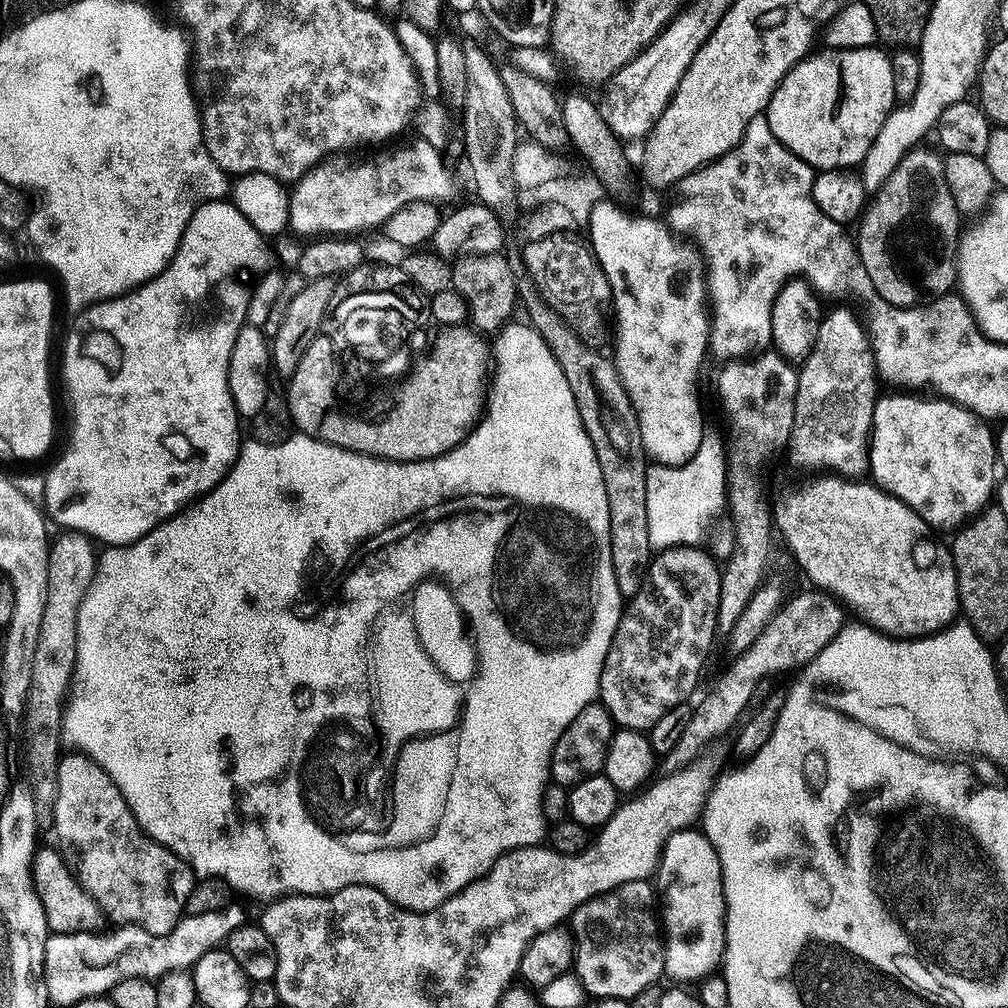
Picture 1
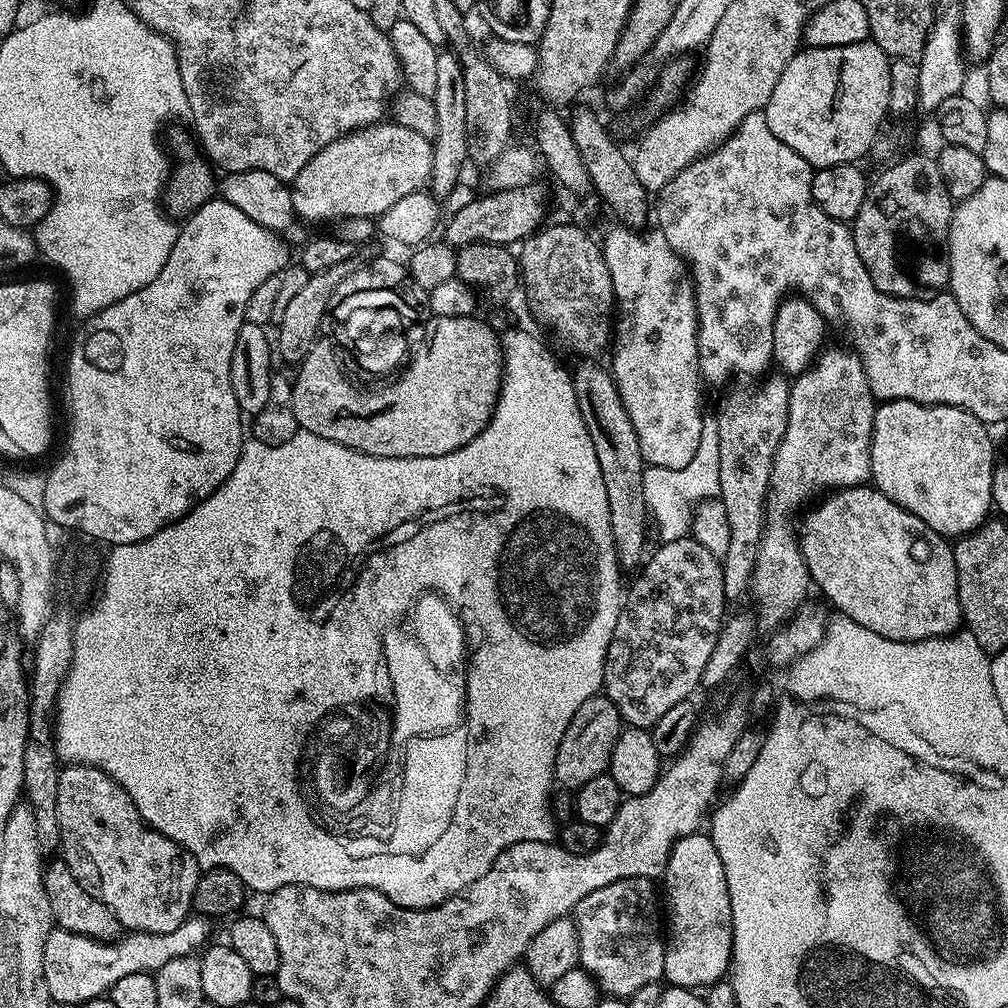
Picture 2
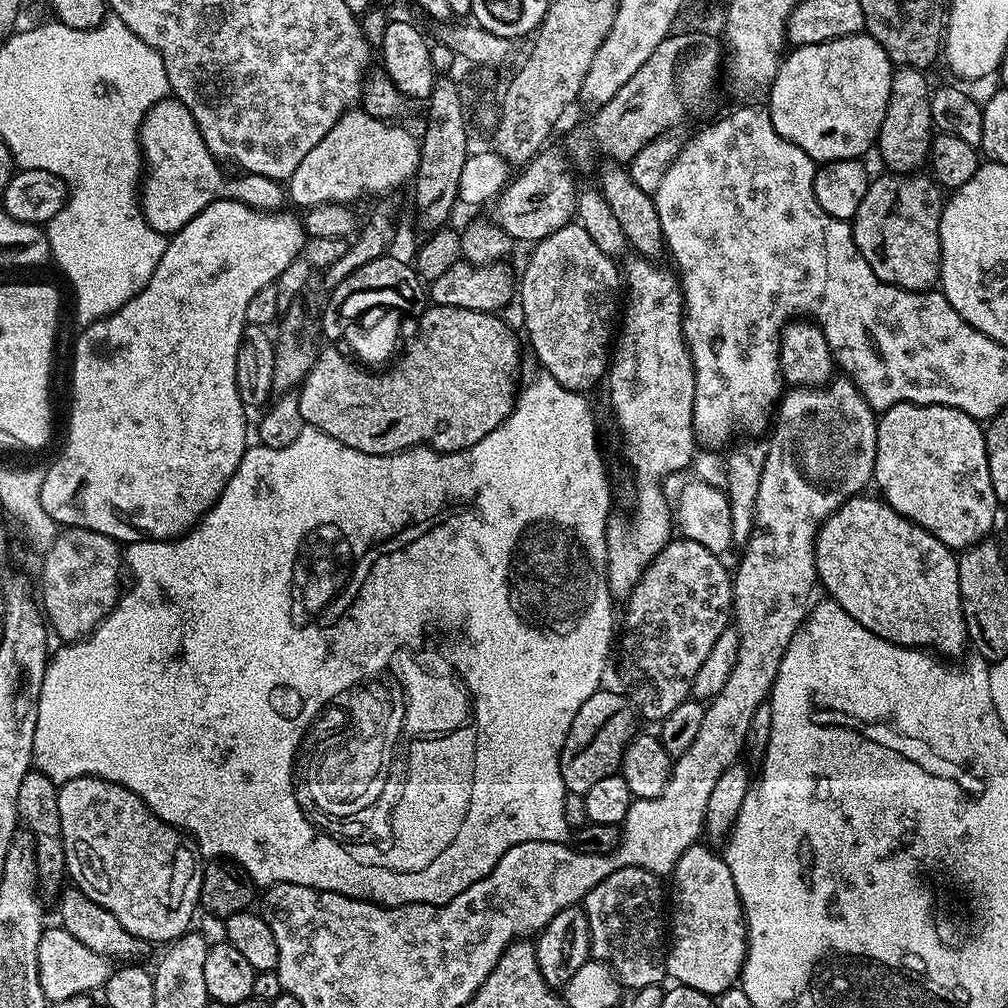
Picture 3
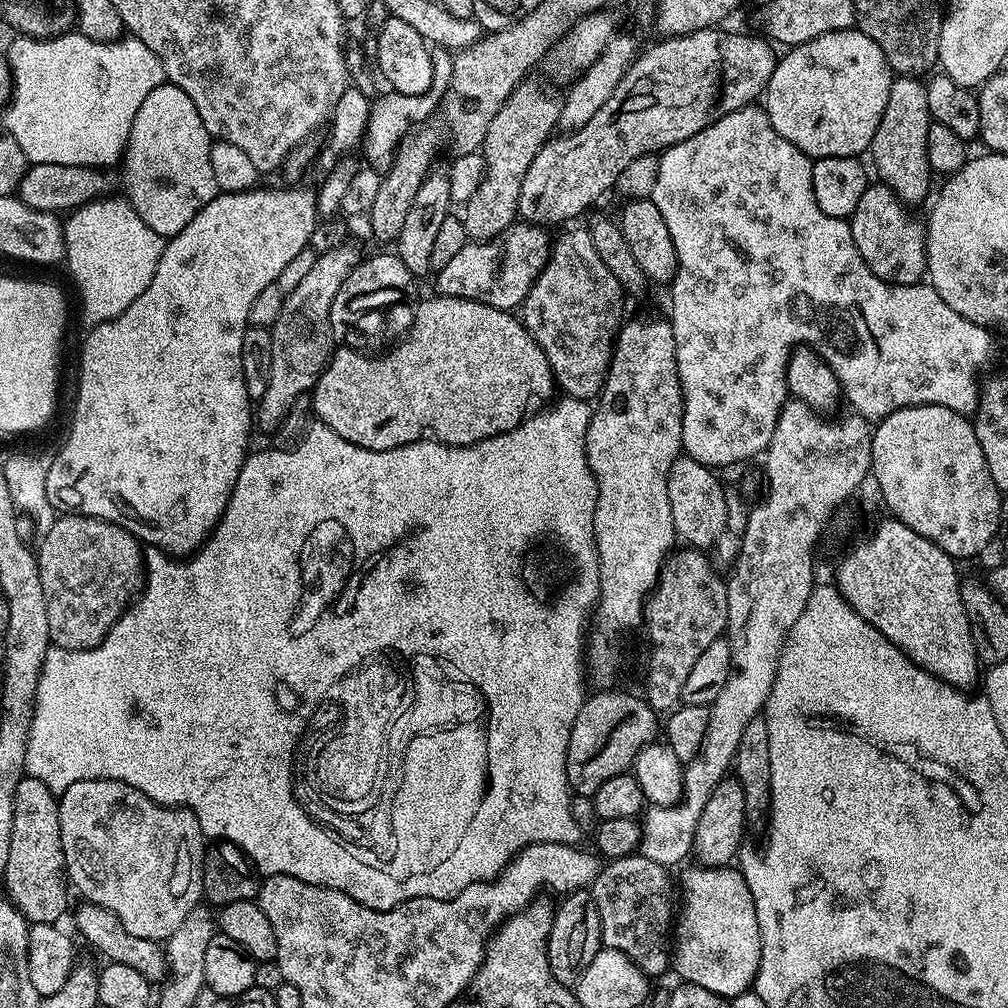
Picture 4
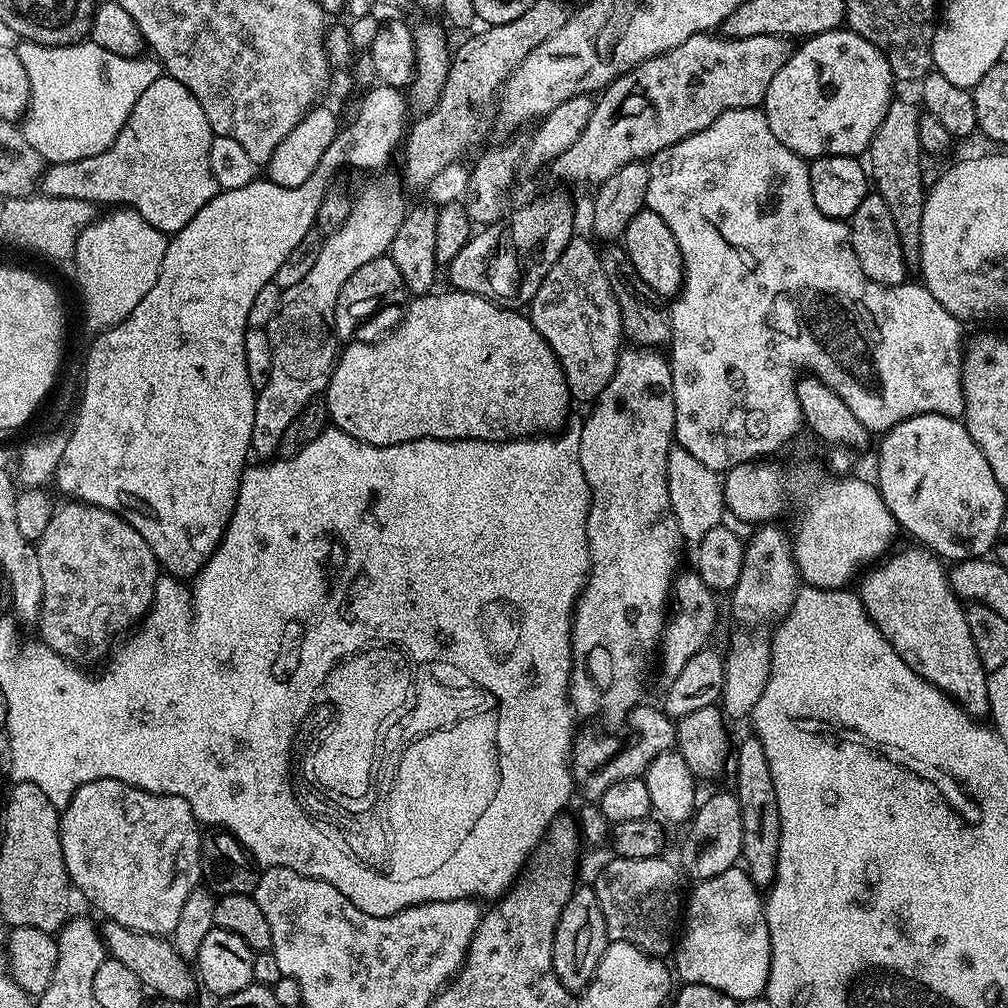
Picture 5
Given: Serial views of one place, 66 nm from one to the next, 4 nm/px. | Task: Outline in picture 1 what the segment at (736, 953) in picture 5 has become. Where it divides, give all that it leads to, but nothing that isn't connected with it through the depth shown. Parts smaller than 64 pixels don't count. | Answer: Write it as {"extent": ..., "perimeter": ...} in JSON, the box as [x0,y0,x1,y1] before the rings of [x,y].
{"extent":[654,827,724,982],"perimeter":[[[690,827],[670,834],[664,847],[660,849],[660,860],[654,873],[654,888],[658,893],[659,907],[662,909],[665,973],[669,977],[672,975],[676,979],[673,981],[676,982],[698,982],[715,973],[721,967],[724,957],[724,887],[718,854],[704,837],[703,831]]]}

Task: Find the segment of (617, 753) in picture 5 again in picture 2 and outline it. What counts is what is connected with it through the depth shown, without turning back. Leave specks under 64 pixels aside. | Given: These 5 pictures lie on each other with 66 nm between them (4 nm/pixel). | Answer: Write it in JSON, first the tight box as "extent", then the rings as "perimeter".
{"extent":[555,694,621,790],"perimeter":[[[597,694],[582,702],[570,726],[566,726],[566,734],[562,734],[562,742],[558,746],[555,783],[565,789],[575,790],[590,782],[590,778],[605,775],[614,750],[614,742],[618,742],[621,731],[620,712],[608,696]]]}

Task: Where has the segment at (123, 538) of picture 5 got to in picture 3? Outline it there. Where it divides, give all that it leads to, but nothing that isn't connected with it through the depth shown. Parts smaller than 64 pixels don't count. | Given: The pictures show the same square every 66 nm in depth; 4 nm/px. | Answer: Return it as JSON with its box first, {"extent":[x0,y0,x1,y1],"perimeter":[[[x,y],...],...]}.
{"extent":[38,526,122,642],"perimeter":[[[68,526],[58,532],[53,546],[42,556],[42,562],[44,569],[40,572],[38,596],[51,631],[55,635],[57,632],[64,642],[83,640],[104,621],[118,599],[116,587],[120,584],[120,572],[122,576],[121,545],[106,534]]]}

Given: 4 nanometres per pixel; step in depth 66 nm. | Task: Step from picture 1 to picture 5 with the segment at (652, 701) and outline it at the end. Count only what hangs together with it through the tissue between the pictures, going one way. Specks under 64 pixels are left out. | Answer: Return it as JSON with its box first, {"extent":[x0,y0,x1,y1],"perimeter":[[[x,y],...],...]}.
{"extent":[660,570,718,679],"perimeter":[[[694,570],[681,571],[673,580],[670,593],[670,609],[668,619],[661,636],[660,655],[662,654],[662,668],[667,679],[678,676],[682,667],[707,644],[718,620],[715,593],[701,580]]]}

